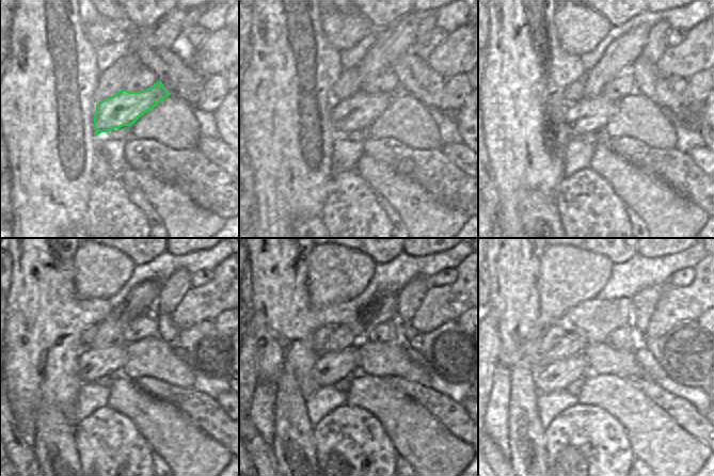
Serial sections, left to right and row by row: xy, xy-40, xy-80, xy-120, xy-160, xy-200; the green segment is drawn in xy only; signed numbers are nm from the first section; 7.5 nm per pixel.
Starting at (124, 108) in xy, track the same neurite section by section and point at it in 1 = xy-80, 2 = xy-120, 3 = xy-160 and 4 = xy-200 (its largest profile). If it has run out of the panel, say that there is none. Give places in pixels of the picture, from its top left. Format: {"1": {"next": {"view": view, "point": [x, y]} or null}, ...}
{"1": {"next": {"view": "xy-80", "point": [587, 115]}}, "2": {"next": {"view": "xy-120", "point": [93, 364]}}, "3": {"next": {"view": "xy-160", "point": [330, 367]}}, "4": {"next": {"view": "xy-200", "point": [558, 375]}}}

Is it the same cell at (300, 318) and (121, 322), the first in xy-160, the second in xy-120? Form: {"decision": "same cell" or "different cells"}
{"decision": "different cells"}

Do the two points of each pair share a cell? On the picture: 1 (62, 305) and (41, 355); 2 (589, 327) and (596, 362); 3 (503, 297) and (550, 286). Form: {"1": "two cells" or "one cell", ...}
{"1": "one cell", "2": "two cells", "3": "two cells"}

